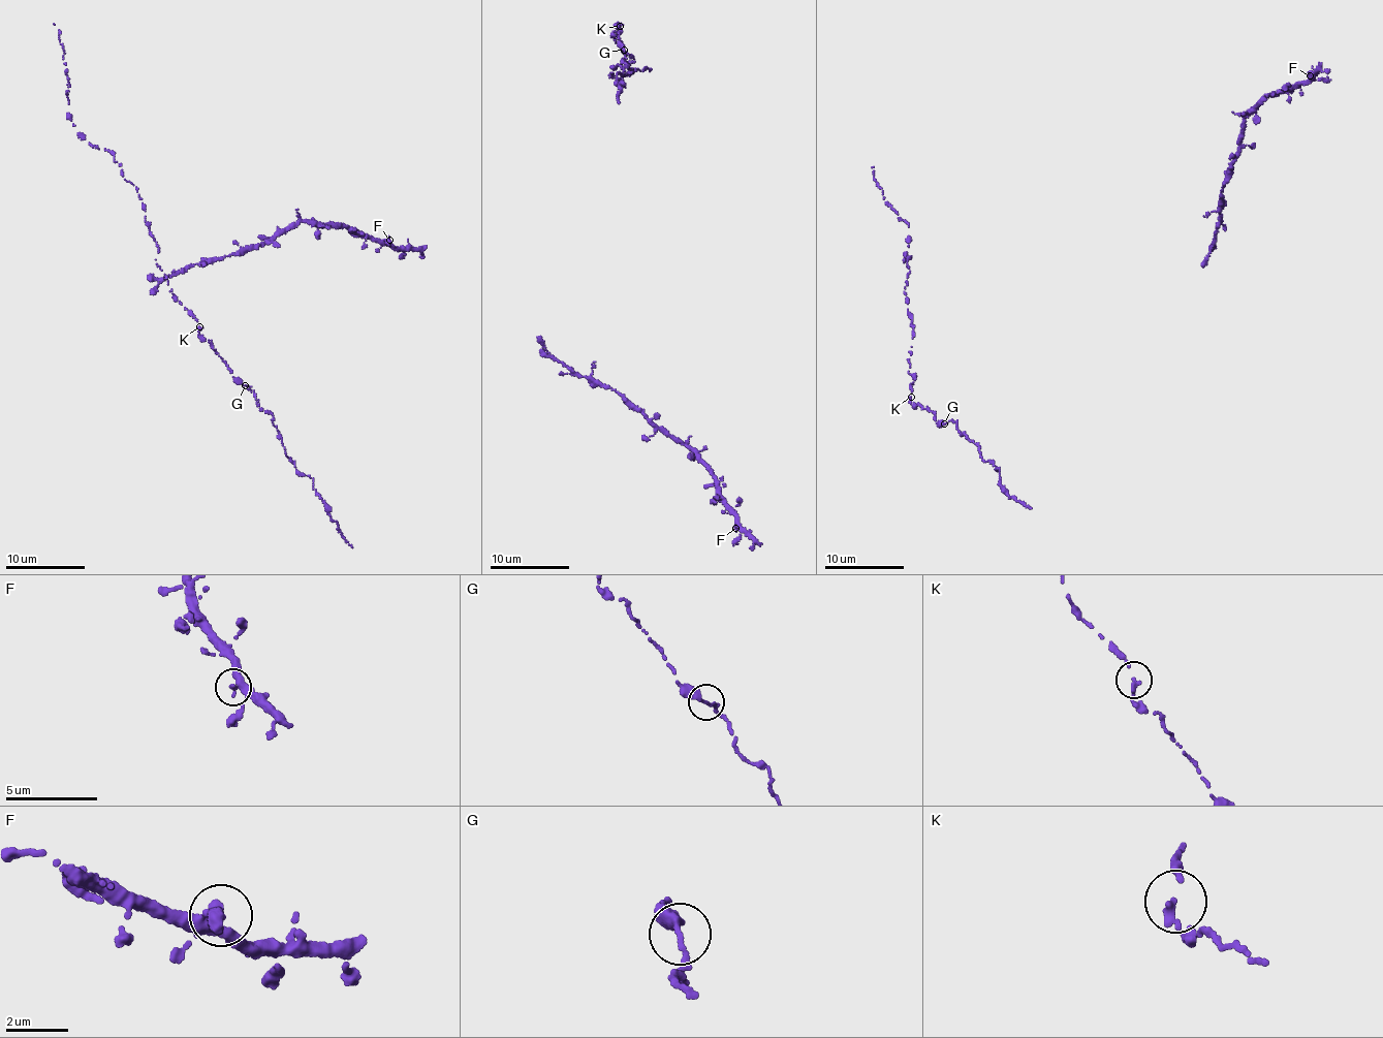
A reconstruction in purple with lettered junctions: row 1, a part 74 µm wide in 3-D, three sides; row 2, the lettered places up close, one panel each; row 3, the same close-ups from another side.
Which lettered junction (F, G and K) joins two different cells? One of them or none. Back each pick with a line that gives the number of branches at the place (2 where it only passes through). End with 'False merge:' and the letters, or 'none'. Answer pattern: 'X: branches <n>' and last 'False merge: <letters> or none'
False merge: none

